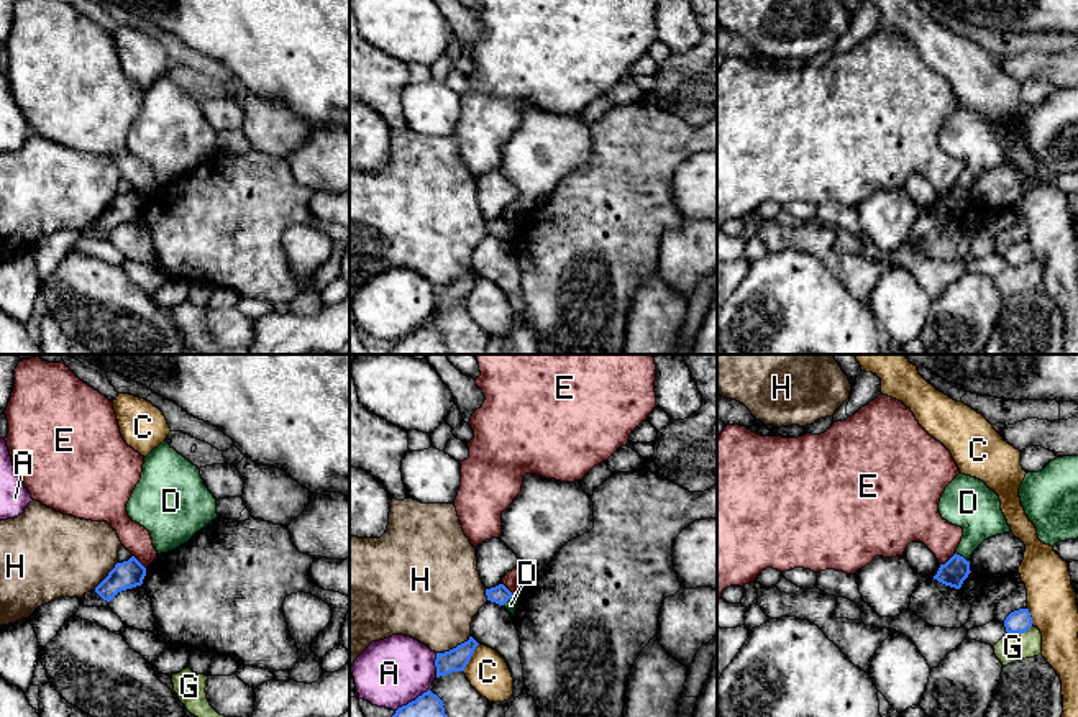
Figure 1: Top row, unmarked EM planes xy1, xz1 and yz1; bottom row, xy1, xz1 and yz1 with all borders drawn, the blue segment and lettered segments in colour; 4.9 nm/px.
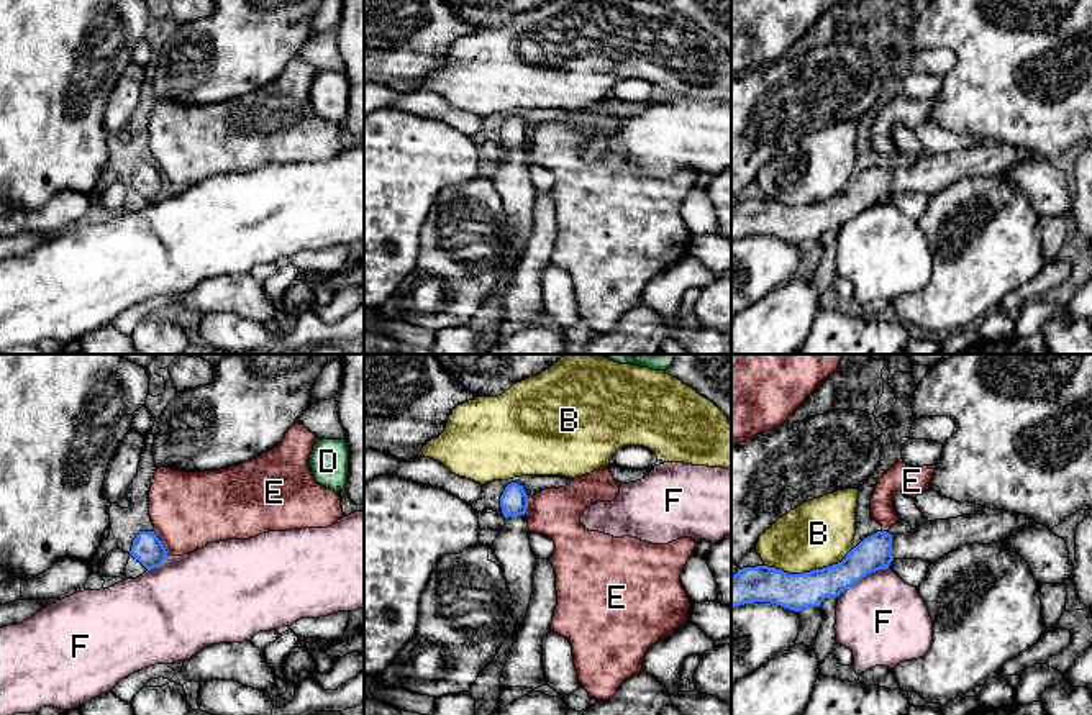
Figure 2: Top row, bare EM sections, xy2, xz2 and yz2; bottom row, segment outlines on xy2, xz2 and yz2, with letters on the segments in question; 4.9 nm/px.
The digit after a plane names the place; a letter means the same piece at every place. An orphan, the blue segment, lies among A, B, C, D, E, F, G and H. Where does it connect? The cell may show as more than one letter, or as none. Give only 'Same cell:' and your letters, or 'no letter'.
Same cell: no letter

